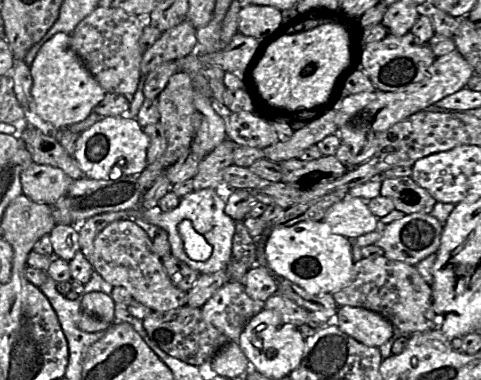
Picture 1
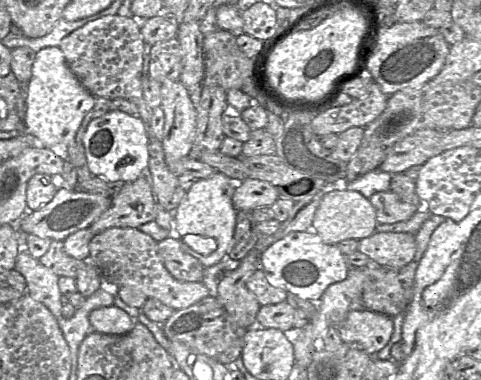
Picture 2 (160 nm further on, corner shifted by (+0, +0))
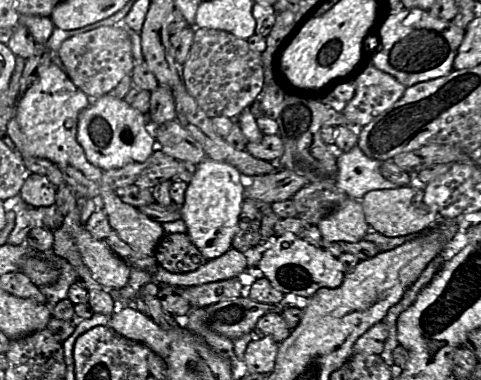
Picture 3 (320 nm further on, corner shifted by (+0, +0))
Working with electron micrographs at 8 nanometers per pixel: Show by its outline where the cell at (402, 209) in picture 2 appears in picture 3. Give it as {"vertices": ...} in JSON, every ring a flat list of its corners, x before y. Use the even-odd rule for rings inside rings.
{"vertices":[[411,186,378,189,367,192,361,199,365,219,371,230,387,237,405,236,430,228,438,213,424,202,424,191]]}

